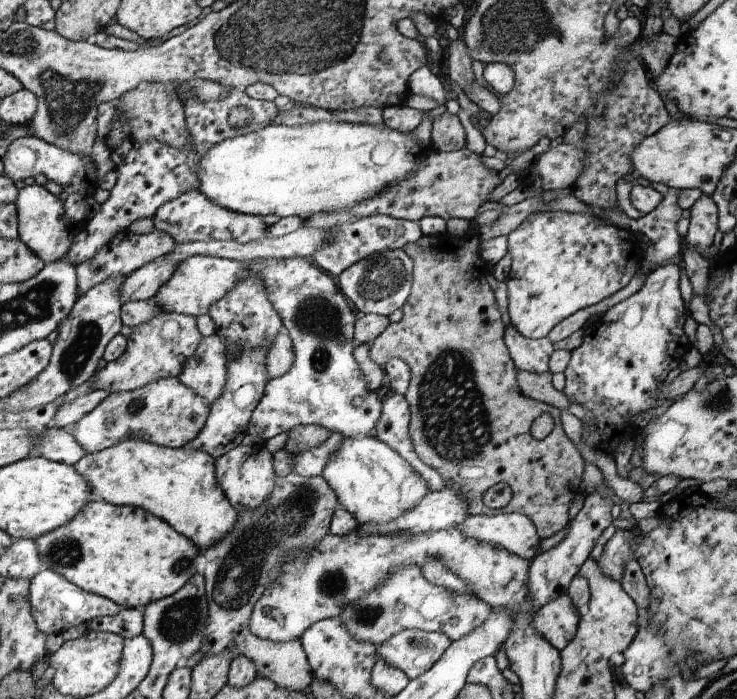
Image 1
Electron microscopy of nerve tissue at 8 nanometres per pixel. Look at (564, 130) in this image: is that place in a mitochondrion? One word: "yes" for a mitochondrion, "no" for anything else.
no

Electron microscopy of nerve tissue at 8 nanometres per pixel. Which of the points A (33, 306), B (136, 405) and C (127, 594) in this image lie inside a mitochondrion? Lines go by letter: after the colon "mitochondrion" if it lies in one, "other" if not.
A: mitochondrion
B: mitochondrion
C: other

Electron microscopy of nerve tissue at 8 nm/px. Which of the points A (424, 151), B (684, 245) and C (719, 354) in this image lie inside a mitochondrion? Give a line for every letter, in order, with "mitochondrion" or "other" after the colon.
A: other
B: other
C: other

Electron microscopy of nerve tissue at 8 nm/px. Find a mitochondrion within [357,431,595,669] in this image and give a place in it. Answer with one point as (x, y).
(416, 644)

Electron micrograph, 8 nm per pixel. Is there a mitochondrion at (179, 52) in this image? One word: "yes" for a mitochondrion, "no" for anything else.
no

